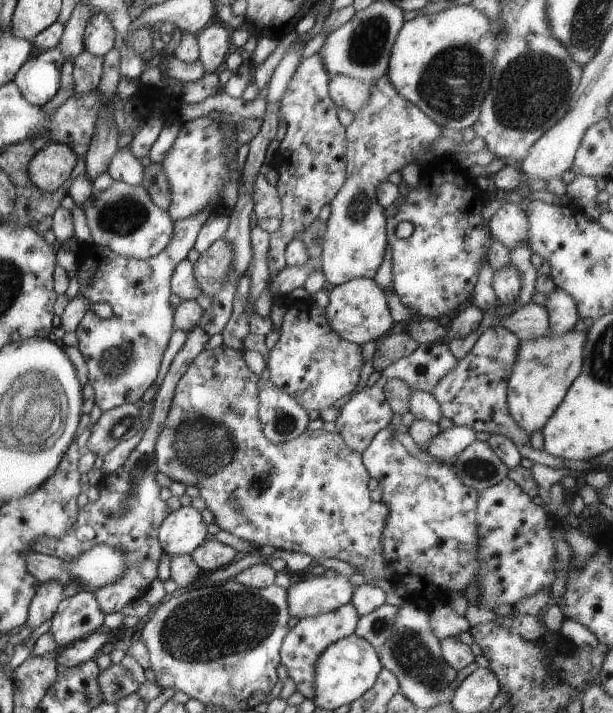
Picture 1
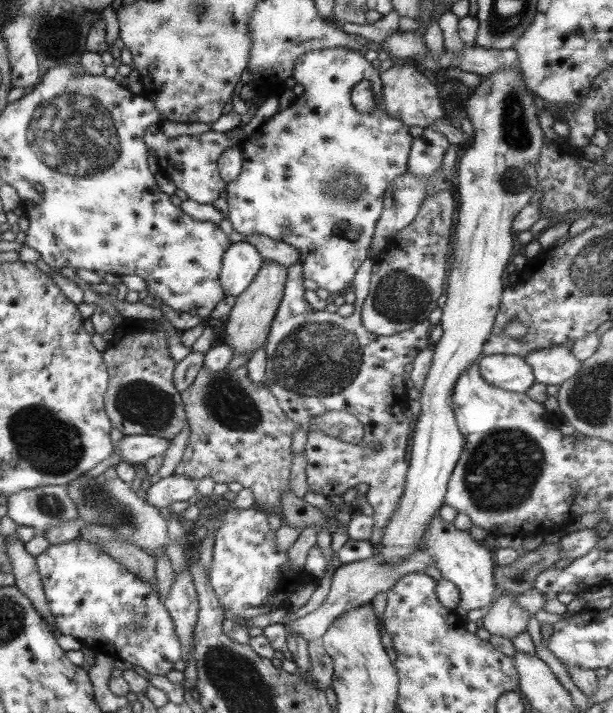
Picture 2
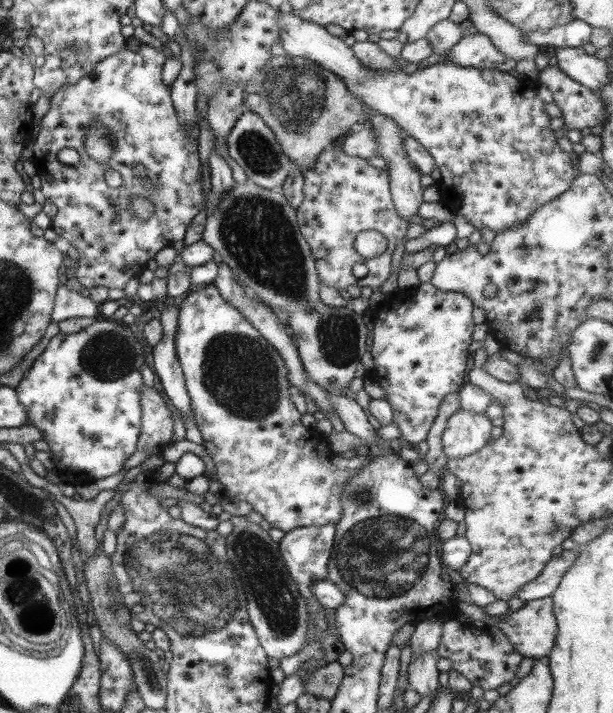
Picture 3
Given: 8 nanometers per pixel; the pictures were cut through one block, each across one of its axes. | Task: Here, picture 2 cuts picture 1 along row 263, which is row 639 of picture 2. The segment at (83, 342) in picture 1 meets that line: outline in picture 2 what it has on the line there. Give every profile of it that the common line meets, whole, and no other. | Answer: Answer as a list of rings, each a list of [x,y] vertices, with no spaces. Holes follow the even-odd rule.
[[[77,536],[63,544],[47,546],[35,560],[45,600],[61,634],[73,636],[94,655],[109,656],[118,665],[139,666],[148,674],[163,676],[173,669],[174,662],[181,659],[181,643],[161,598],[144,581],[138,580],[133,572],[117,564],[105,552],[99,552],[93,544]]]

